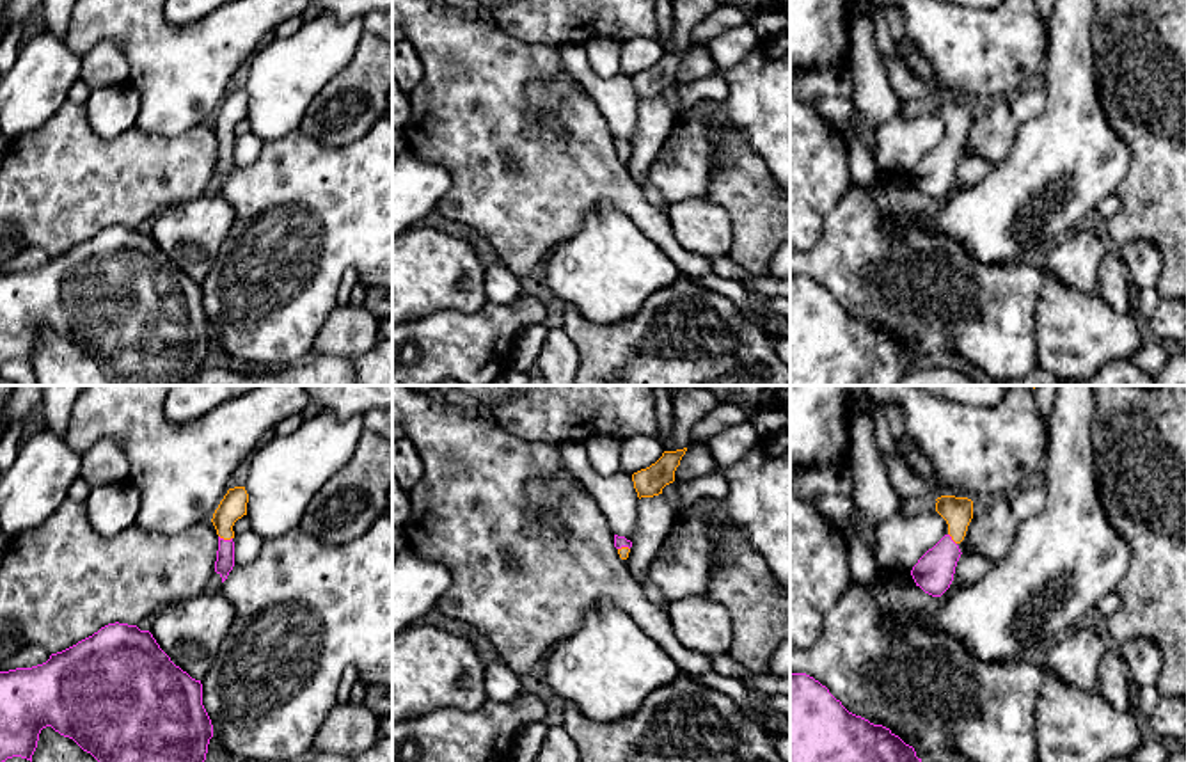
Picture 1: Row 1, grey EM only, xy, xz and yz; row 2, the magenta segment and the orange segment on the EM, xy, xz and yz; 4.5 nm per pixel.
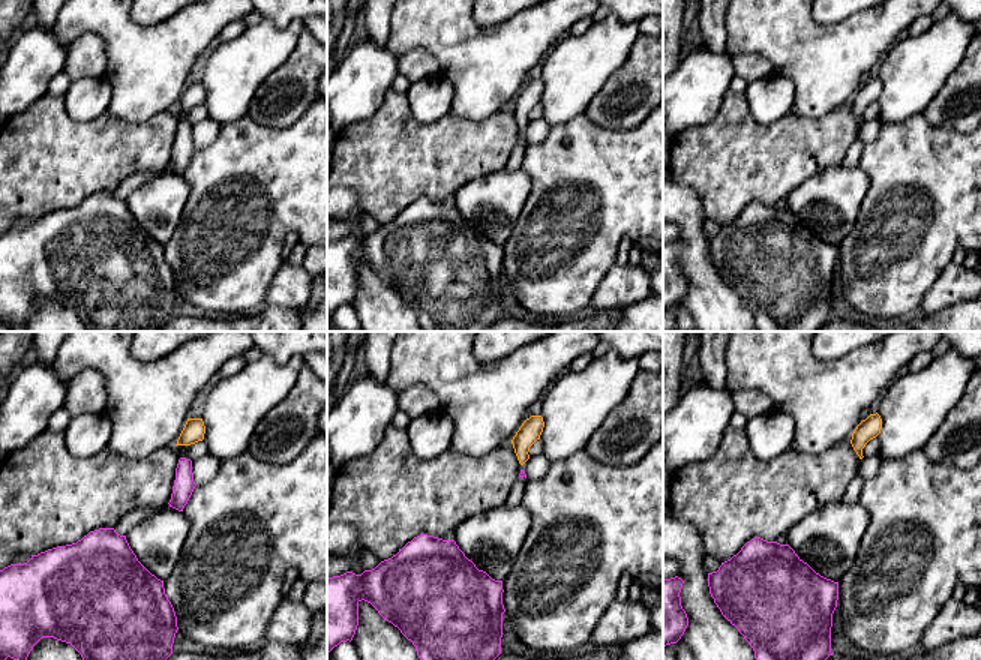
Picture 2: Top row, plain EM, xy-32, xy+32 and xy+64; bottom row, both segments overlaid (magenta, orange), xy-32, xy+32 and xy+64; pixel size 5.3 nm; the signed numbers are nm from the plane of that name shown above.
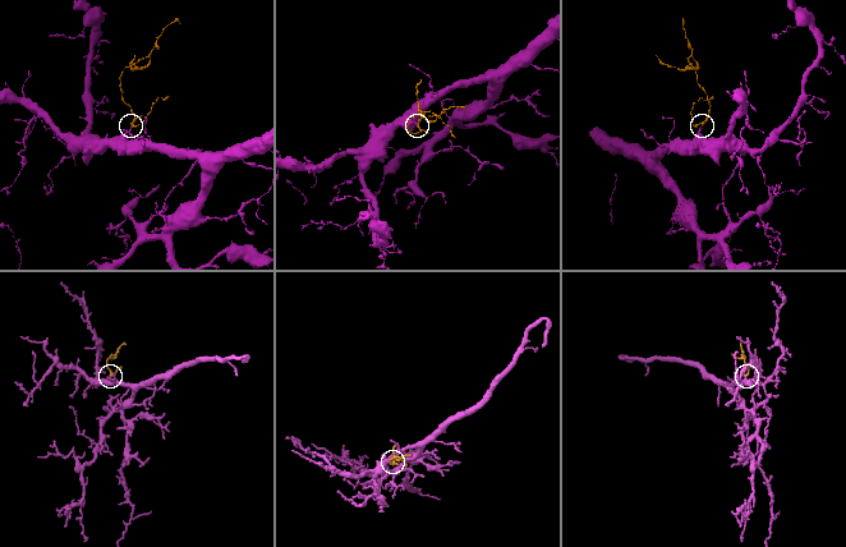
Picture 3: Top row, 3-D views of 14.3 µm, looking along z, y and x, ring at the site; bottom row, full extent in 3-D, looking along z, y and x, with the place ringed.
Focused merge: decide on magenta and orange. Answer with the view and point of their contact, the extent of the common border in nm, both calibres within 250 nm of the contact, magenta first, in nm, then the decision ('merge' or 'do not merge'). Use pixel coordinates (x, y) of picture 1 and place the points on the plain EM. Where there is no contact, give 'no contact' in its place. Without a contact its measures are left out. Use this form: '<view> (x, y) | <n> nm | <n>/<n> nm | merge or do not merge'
xy (226, 142) | 70 nm | 90/120 nm | merge

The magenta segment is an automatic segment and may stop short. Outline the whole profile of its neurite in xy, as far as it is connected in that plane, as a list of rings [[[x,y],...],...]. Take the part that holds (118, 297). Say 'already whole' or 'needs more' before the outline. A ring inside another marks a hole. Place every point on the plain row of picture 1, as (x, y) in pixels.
already whole; [[[108,226],[43,266],[0,274],[0,366],[12,359],[32,364],[43,330],[51,329],[91,355],[112,385],[188,385],[204,368],[211,321],[202,307],[202,286],[176,268],[149,233]]]

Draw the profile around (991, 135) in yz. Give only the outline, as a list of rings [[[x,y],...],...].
[[[1039,85],[1000,98],[987,114],[973,117],[964,142],[957,146],[961,155],[987,162],[1003,160],[1014,147],[1017,130],[1040,115],[1046,101],[1046,92]]]

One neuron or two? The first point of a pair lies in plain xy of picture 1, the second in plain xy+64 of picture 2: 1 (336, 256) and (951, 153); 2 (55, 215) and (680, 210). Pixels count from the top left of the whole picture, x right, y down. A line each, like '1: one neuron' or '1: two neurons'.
1: one neuron
2: two neurons

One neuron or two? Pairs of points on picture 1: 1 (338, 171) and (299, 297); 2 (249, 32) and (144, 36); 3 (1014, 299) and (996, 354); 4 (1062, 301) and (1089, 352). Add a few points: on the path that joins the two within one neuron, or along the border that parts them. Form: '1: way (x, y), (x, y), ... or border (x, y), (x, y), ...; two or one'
1: way (322, 203), (299, 226), (299, 265); one
2: way (222, 38), (171, 38); one
3: way (1000, 313), (996, 317), (996, 340); one
4: way (1062, 313), (1075, 329), (1076, 340); one

